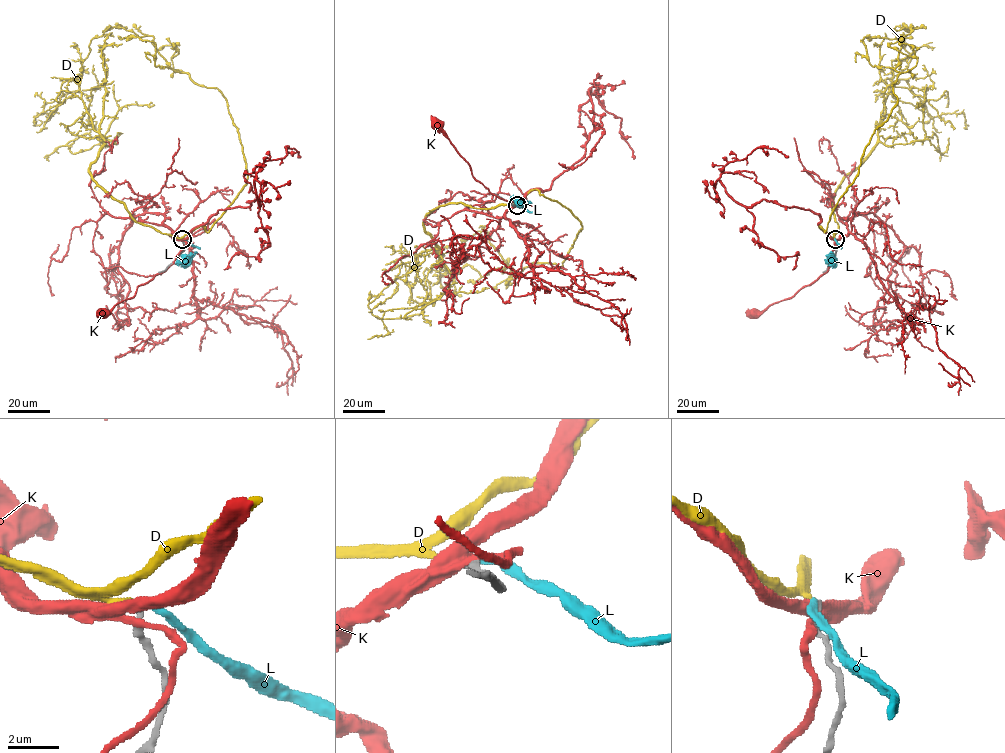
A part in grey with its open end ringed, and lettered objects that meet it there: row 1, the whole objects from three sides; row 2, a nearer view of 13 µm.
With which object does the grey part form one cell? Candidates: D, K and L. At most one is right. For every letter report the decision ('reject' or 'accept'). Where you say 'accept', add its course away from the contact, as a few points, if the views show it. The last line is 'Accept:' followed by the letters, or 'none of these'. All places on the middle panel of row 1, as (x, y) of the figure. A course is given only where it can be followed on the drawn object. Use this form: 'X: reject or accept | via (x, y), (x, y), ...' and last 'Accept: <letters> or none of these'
D: accept | via (517, 205), (537, 189), (580, 222), (562, 266), (532, 262), (516, 272), (478, 231), (455, 261), (454, 283)
K: reject
L: reject
Accept: D

